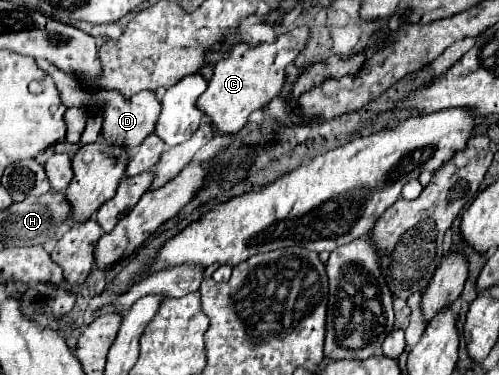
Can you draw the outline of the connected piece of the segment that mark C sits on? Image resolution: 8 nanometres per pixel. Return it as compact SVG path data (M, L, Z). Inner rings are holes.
M301 25L287 35L277 37L273 43L261 43L255 47L249 47L247 43L235 43L227 57L215 65L209 87L199 97L197 107L211 119L219 133L237 133L253 111L261 109L281 93L285 85L285 69L305 49L309 37L311 29Z

